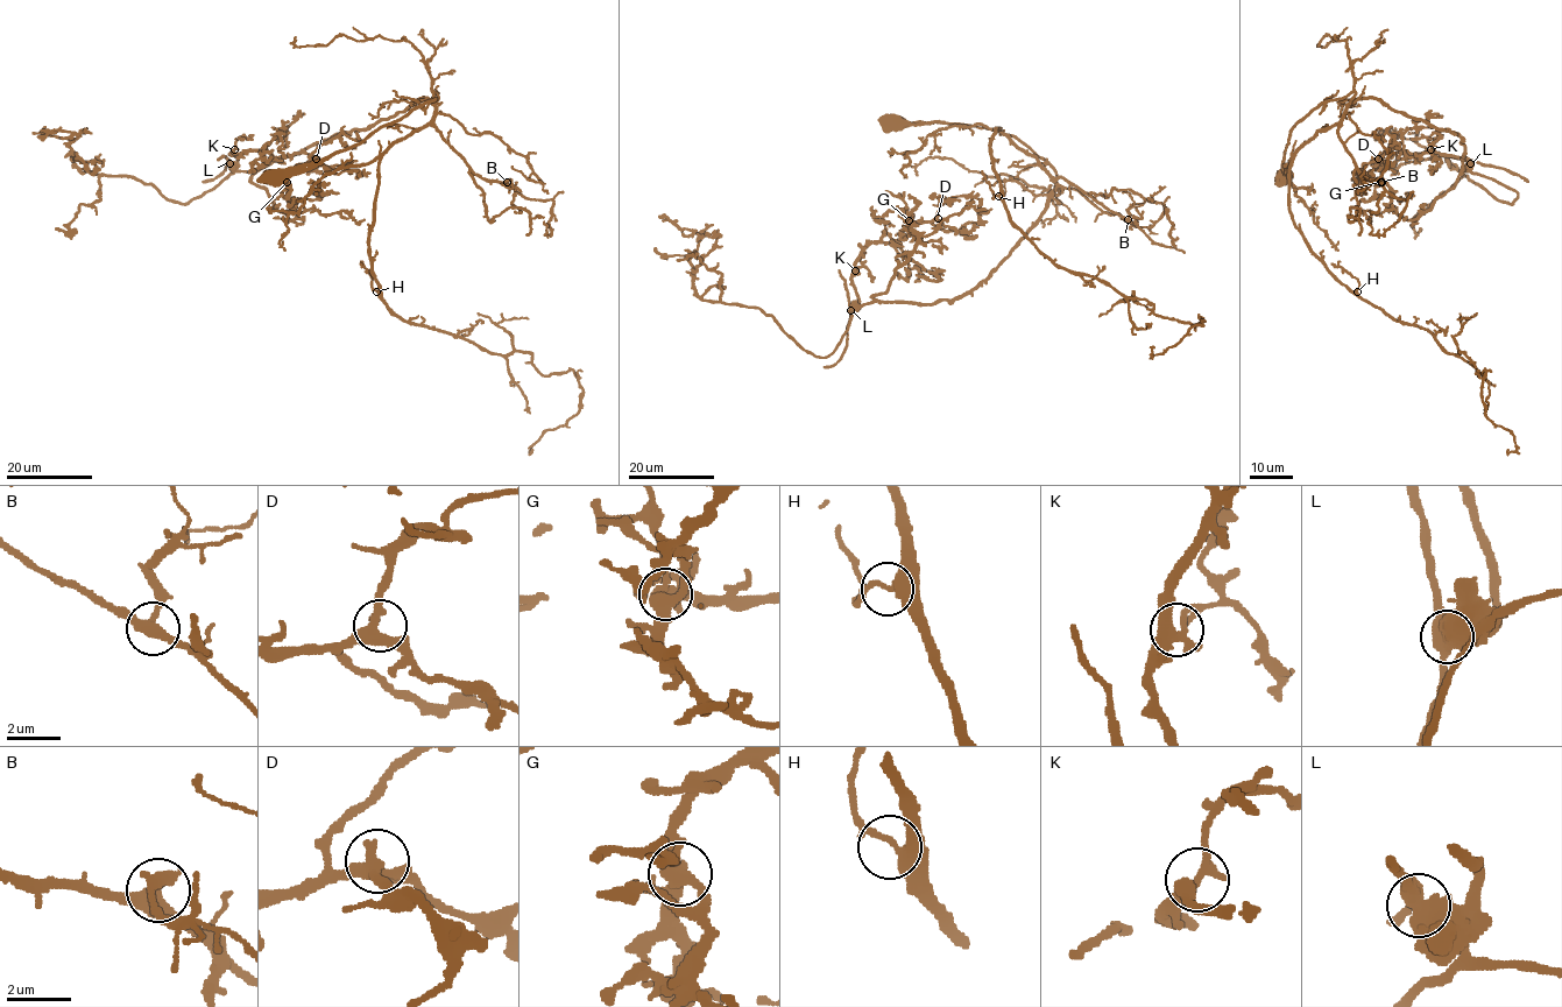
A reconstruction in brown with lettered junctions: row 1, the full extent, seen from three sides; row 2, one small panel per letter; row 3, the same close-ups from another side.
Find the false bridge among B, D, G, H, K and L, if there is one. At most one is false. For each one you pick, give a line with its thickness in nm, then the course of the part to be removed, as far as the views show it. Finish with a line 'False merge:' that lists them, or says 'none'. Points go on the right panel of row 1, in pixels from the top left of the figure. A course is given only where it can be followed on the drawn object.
L: Thickness 600 nm. Course of the part to remove: (1471, 163), (1477, 161), (1506, 169), (1527, 182)
False merge: L

